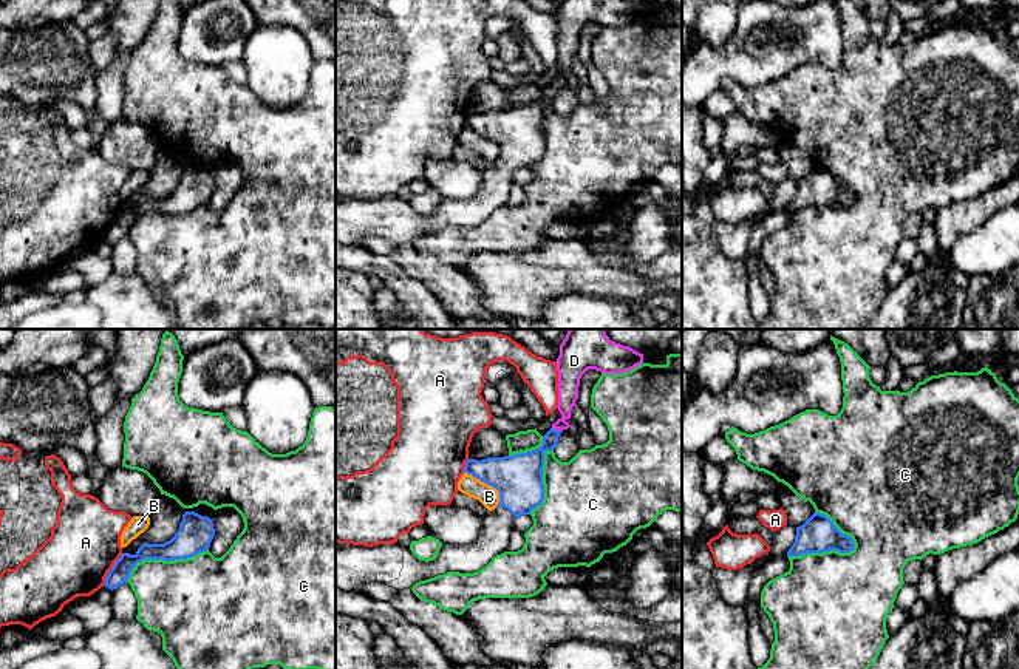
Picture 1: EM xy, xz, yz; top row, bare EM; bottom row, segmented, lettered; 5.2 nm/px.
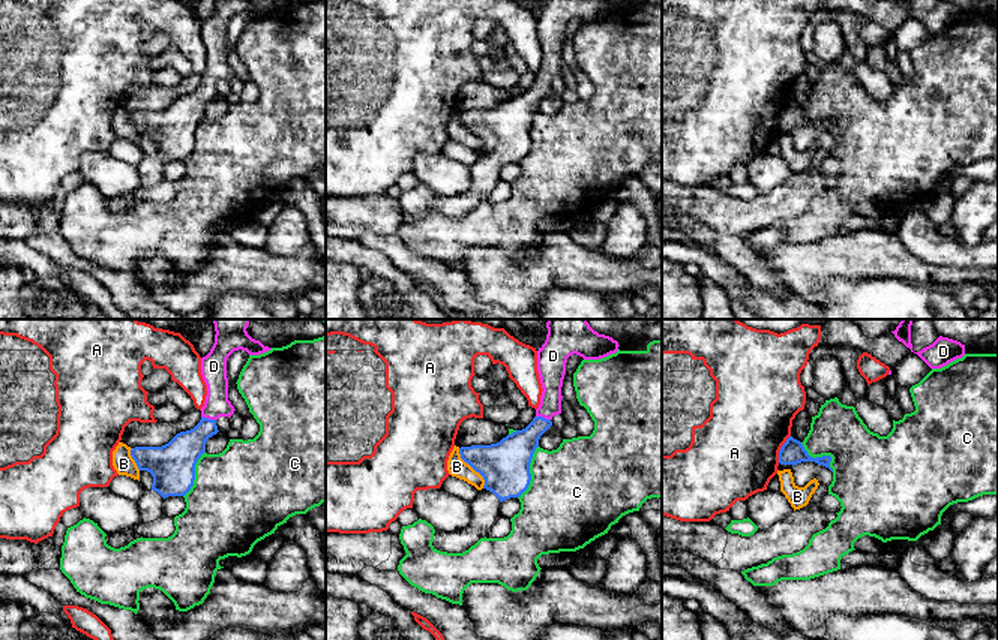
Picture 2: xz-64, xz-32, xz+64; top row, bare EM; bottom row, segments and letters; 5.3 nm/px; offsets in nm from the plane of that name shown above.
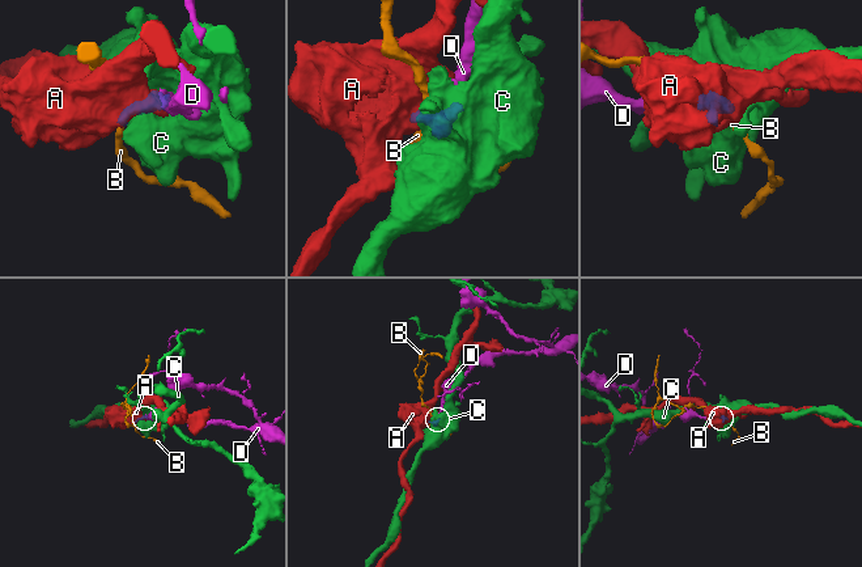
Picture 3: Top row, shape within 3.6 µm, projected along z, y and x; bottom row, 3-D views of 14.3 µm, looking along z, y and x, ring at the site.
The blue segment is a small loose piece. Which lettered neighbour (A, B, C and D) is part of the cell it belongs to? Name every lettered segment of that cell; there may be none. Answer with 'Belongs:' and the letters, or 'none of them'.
Belongs: D

